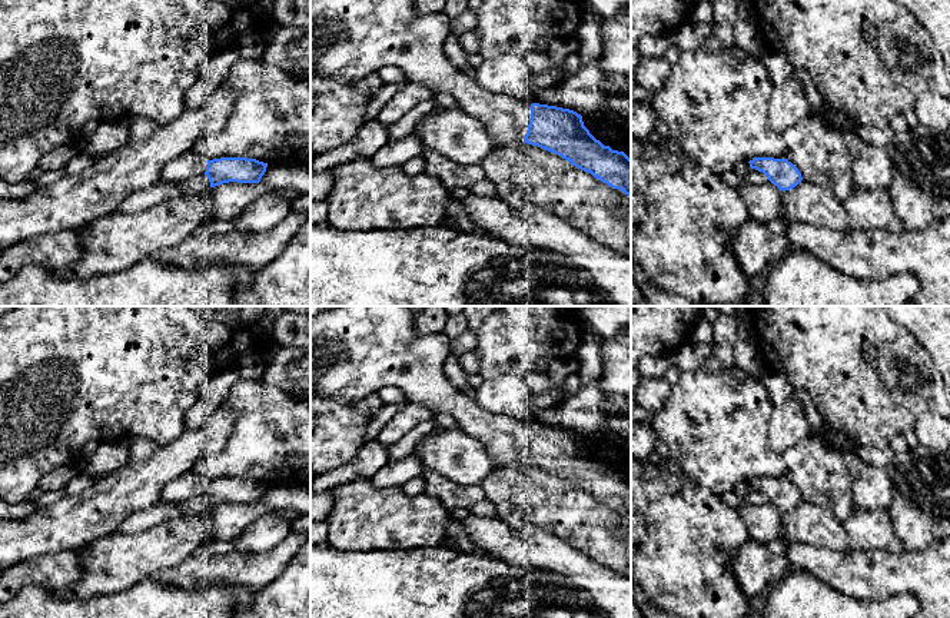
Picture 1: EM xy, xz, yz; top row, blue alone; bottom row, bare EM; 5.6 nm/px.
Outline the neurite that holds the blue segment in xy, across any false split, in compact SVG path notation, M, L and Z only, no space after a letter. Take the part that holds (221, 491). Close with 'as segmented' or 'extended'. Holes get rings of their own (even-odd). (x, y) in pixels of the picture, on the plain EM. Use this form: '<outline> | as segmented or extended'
M193 471L177 476L162 489L162 501L185 502L196 496L206 495L210 508L238 502L238 504L259 504L265 495L268 484L248 478L220 478L206 481Z | extended

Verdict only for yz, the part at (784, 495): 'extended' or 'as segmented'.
as segmented

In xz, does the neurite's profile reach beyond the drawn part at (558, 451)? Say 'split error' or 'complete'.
split error

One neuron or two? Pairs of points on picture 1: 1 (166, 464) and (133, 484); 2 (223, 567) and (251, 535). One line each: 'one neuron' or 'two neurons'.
1: one neuron
2: two neurons

